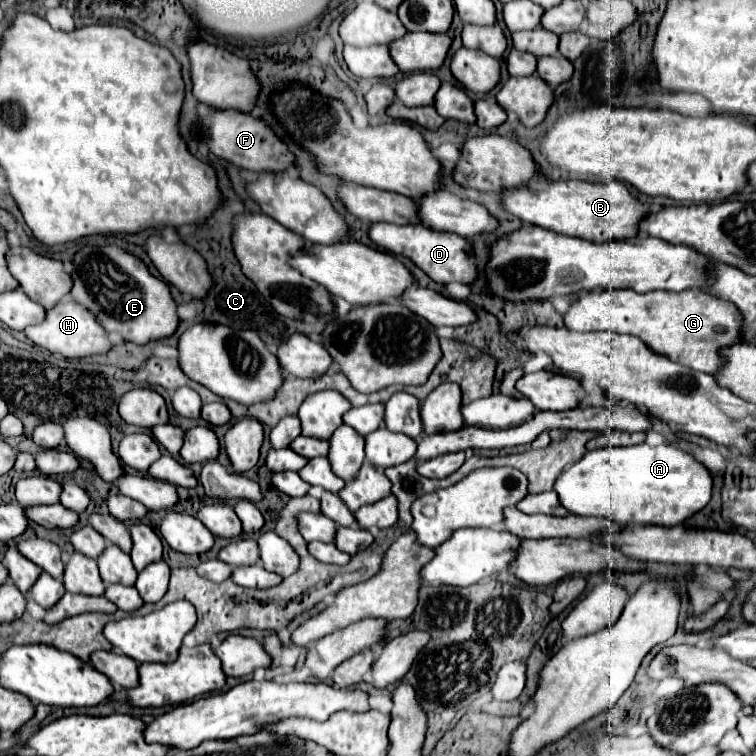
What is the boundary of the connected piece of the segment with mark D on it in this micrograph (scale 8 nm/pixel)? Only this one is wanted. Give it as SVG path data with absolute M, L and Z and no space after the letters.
M374 222L370 224L368 236L372 242L376 242L382 250L396 254L396 256L406 256L410 258L420 270L424 270L434 282L448 284L448 282L462 282L470 284L476 276L476 260L472 254L472 246L466 238L450 232L436 232L430 230L422 224L390 224L390 222Z

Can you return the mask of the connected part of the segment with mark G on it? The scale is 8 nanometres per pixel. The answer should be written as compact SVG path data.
M688 288L682 292L652 290L644 294L632 290L586 292L566 310L564 326L574 332L608 330L638 336L652 352L660 352L678 364L706 374L714 374L720 368L718 350L722 346L742 342L740 312L730 302L714 300L714 296L702 288Z

